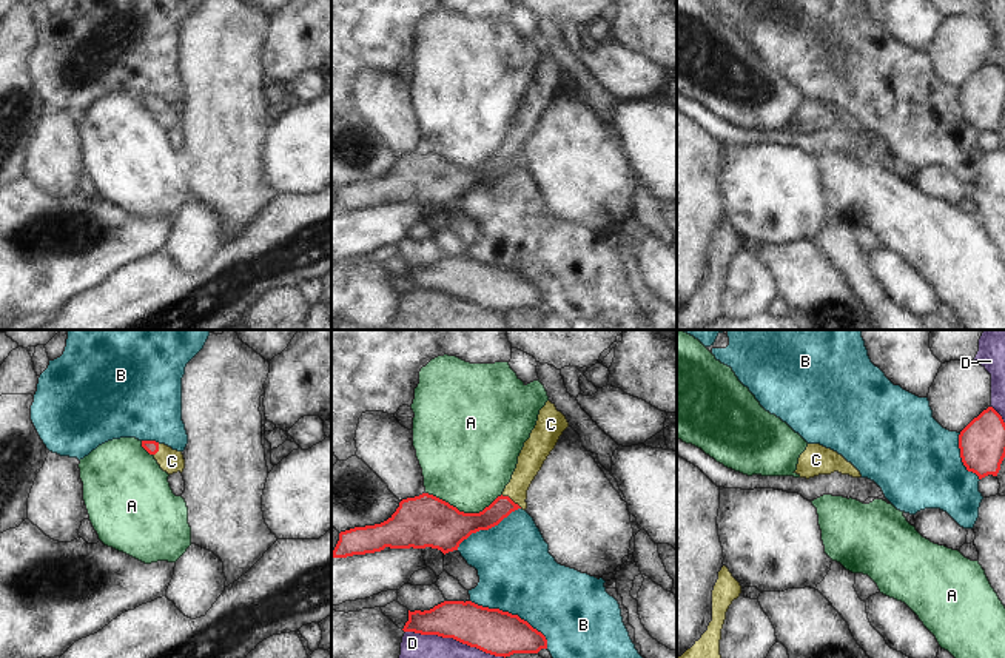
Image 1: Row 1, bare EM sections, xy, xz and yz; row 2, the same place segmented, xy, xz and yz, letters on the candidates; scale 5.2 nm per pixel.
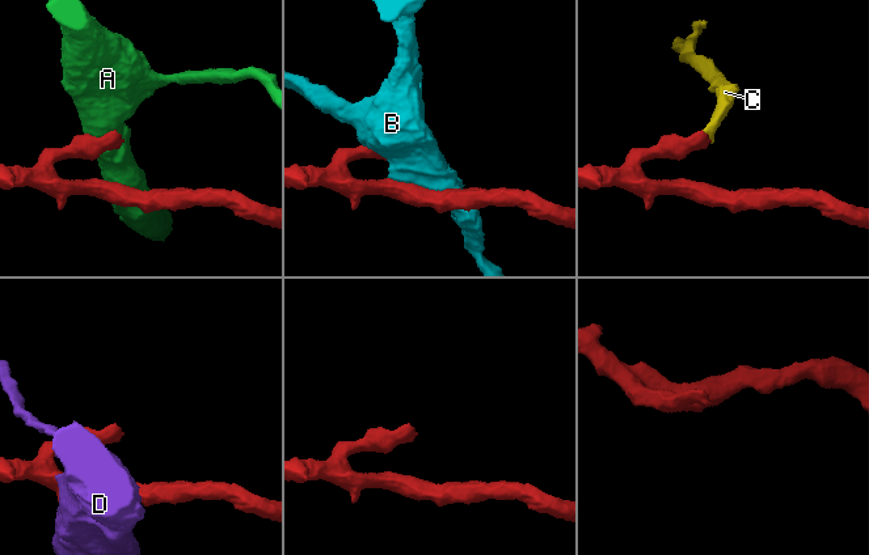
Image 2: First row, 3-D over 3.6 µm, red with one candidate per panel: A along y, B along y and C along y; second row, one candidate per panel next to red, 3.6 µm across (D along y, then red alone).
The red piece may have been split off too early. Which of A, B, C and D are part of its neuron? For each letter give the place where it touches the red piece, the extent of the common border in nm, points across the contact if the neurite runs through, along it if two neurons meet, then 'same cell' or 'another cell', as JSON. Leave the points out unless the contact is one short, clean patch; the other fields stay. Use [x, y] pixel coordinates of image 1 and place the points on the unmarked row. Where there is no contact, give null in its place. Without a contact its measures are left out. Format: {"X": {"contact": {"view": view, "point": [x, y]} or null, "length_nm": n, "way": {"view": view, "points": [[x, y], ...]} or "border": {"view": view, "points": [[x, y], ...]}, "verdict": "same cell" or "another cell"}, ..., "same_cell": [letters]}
{"A": {"contact": {"view": "xz", "point": [463, 167]}, "length_nm": 400, "verdict": "another cell"}, "B": {"contact": {"view": "xz", "point": [514, 270]}, "length_nm": 480, "verdict": "another cell"}, "C": {"contact": {"view": "xz", "point": [510, 154]}, "length_nm": 130, "way": {"view": "xz", "points": [[501, 162], [510, 154], [531, 114]]}, "verdict": "same cell"}, "D": {"contact": {"view": "xz", "point": [455, 293]}, "length_nm": 550, "verdict": "another cell"}, "same_cell": ["C"]}

